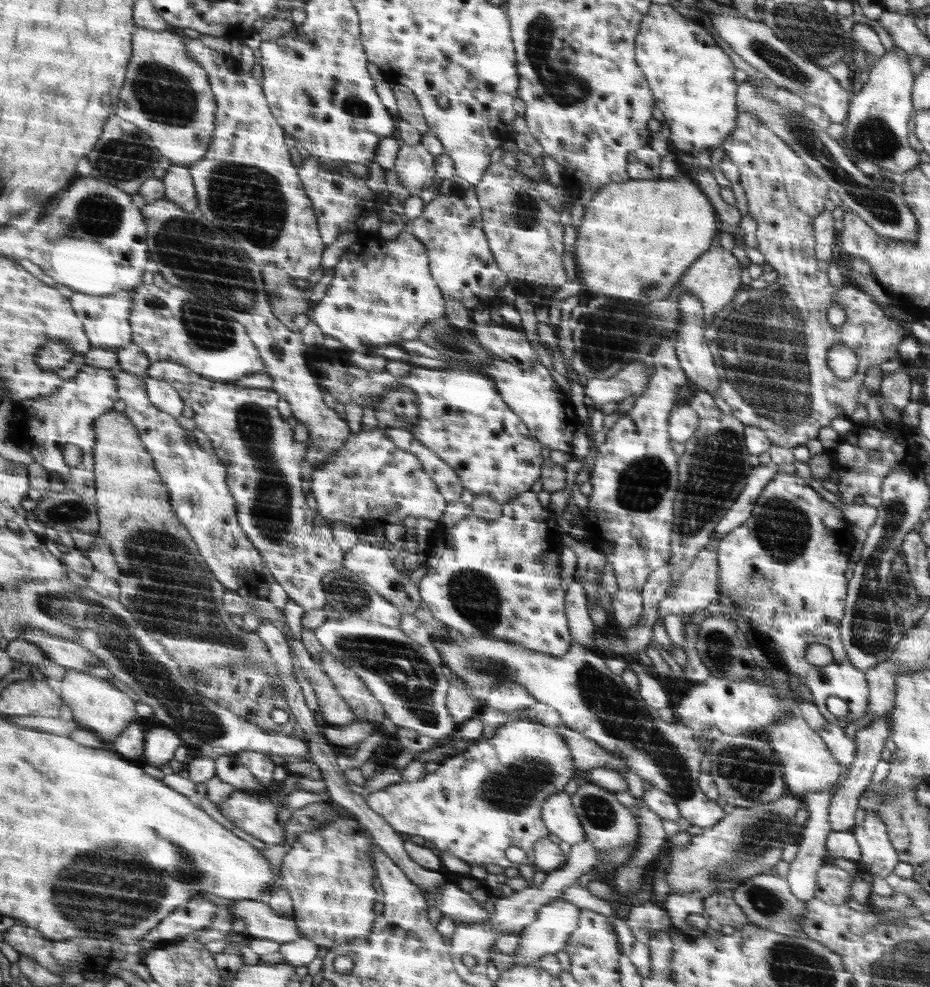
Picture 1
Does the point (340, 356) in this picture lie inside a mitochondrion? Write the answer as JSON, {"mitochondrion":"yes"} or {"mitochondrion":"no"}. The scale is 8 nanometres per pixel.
{"mitochondrion":"no"}

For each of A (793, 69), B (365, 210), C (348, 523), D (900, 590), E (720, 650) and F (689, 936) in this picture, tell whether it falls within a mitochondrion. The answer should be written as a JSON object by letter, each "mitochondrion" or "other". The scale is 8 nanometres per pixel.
{"A":"mitochondrion","B":"other","C":"other","D":"mitochondrion","E":"mitochondrion","F":"other"}

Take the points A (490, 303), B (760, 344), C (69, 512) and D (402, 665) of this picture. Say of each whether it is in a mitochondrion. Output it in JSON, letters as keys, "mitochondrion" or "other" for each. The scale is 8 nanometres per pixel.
{"A":"other","B":"mitochondrion","C":"mitochondrion","D":"mitochondrion"}

